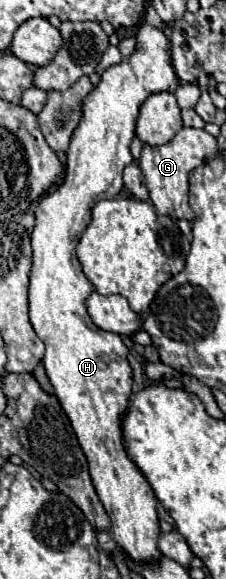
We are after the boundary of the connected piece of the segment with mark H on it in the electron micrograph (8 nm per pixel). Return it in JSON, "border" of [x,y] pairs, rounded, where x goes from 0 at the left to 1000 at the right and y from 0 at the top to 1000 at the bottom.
{"border":[[[624,40],[597,64],[597,92],[562,105],[465,119],[438,147],[367,171],[367,202],[314,233],[279,316],[155,354],[128,551],[164,582],[199,592],[190,634],[385,789],[420,848],[491,896],[491,924],[580,965],[659,969],[712,959],[695,948],[704,900],[686,851],[580,796],[535,741],[588,665],[588,641],[562,623],[571,606],[518,575],[376,558],[394,554],[376,523],[412,492],[367,475],[332,444],[332,423],[403,382],[403,358],[447,344],[518,340],[544,326],[544,292],[588,282],[571,254],[597,237],[615,185],[677,161],[765,161],[792,150],[757,112],[739,57]]]}

